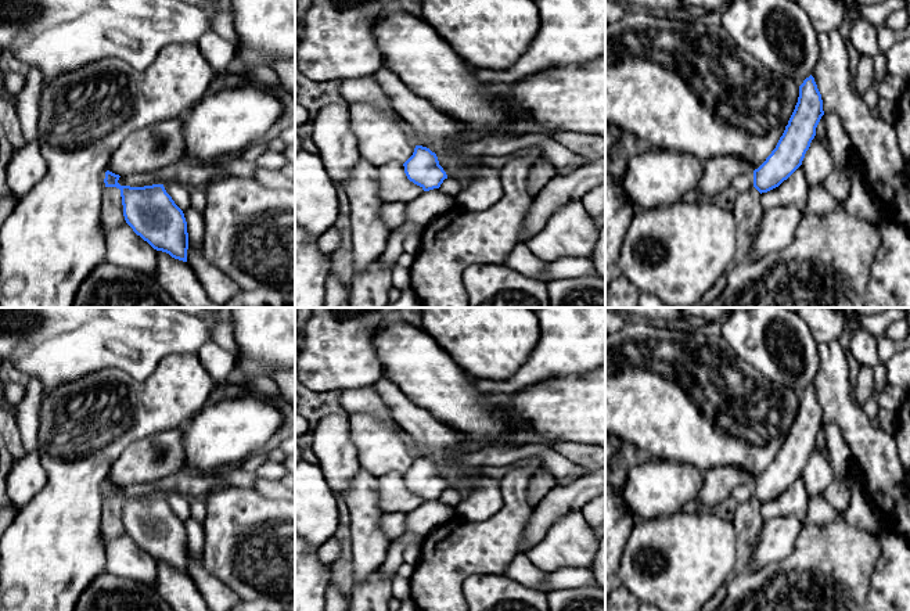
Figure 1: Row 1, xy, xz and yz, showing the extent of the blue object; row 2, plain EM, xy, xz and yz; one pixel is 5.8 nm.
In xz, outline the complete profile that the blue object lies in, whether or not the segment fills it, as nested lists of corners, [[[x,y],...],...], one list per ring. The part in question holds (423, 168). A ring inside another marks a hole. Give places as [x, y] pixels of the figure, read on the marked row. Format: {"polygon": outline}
{"polygon": [[[416,145],[413,155],[403,166],[407,179],[424,191],[439,188],[443,180],[447,179],[436,154],[422,145]]]}

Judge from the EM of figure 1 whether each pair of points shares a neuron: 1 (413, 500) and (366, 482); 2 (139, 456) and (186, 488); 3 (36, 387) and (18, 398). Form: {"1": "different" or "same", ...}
{"1": "different", "2": "different", "3": "same"}

